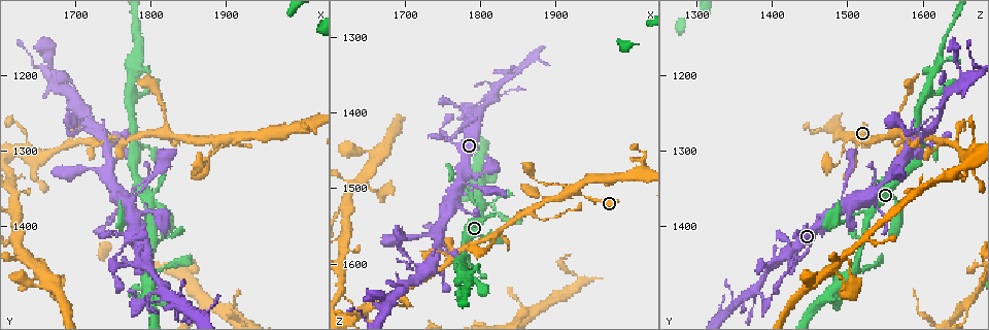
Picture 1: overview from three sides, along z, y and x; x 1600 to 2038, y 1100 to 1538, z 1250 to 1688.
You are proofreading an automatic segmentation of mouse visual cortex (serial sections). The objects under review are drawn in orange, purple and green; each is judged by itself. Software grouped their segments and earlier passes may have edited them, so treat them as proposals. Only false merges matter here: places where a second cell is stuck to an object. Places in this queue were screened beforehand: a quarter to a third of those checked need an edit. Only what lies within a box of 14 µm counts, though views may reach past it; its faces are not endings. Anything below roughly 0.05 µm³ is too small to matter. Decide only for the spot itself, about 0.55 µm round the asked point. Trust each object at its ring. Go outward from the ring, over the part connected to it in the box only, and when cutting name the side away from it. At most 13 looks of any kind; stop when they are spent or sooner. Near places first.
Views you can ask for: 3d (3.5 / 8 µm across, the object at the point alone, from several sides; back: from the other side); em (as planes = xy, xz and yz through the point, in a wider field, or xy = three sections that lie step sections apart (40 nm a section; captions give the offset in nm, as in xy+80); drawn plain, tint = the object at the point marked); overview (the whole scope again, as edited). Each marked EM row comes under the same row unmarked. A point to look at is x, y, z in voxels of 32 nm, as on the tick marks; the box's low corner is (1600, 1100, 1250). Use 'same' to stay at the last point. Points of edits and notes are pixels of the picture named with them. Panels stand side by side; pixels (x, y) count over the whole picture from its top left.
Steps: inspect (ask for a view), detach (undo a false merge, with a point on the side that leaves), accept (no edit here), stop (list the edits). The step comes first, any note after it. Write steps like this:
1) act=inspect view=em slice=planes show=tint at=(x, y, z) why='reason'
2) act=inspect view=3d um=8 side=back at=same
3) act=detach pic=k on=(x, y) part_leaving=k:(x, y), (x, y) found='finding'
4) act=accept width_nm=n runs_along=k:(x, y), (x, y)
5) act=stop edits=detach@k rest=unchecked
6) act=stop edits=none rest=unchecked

act=inspect view=3d um=8 at=(1805, 1380, 1480) why='a narrow waist'

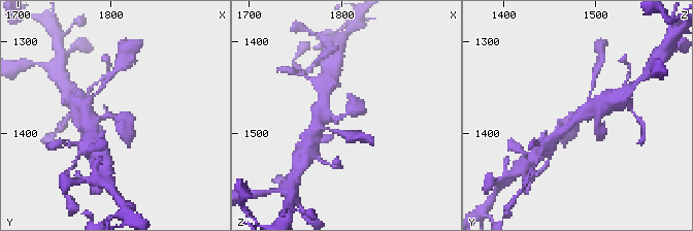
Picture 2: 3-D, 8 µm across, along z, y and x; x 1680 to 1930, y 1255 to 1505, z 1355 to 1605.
act=inspect view=em slice=xy step=1 show=tint at=(1802, 1382, 1482)

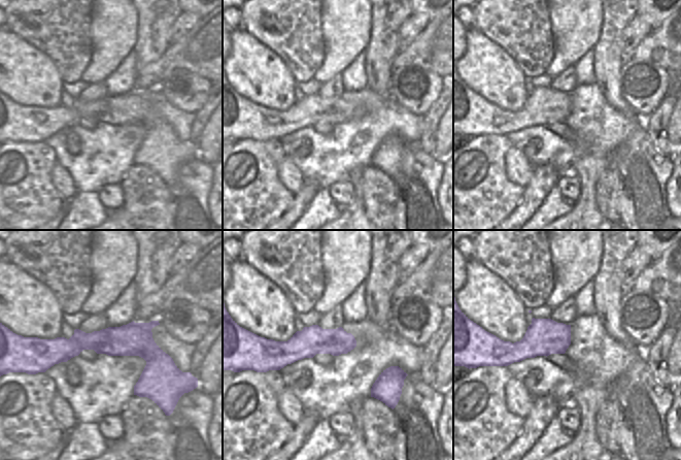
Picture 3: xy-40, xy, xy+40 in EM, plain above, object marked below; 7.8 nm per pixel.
act=accept runs_along=2:(321, 109), (340, 118), (360, 103) found='continuous, no second cell'

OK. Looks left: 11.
act=inspect view=3d um=8 at=(1795, 1495, 1390) why='a narrow waist'

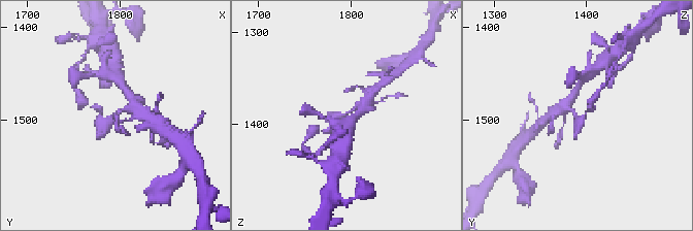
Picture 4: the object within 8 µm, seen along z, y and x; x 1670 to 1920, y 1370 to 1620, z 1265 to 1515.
act=inspect view=em slice=xy step=1 show=tint at=(1796, 1498, 1386) why='need the tissue'

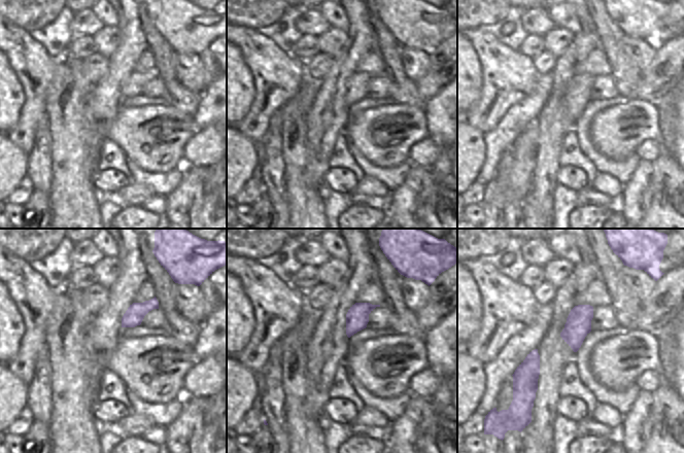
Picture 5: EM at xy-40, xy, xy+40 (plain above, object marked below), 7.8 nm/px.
act=accept runs_along=4:(365, 107), (331, 125) found='continuous, no second cell'

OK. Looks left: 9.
act=inspect view=3d um=8 side=back at=(1930, 1280, 1505) why='narrows sharply'

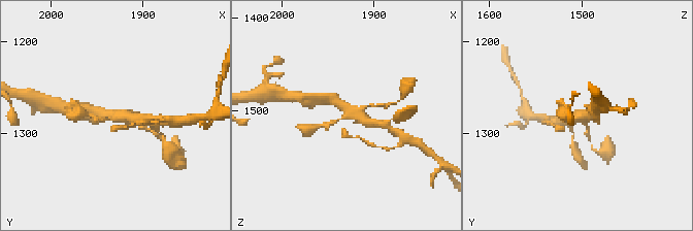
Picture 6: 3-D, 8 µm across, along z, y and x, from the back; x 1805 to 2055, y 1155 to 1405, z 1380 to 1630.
act=inspect view=em slice=xy step=5 show=tint at=(1926, 1282, 1504) arms=4 arm_widths_nm=100,150,300,350

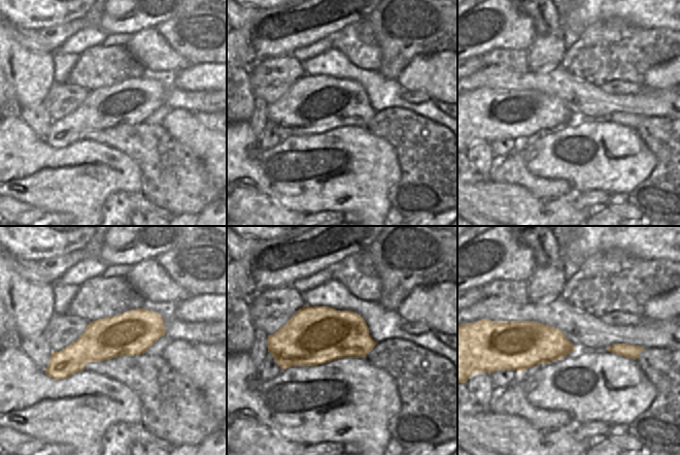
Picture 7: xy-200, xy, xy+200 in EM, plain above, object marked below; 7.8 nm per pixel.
act=accept runs_along=6:(91, 114), (144, 120) found='all the same cell'

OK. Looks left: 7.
act=inspect view=3d um=3.5 at=(1825, 1280, 1560) why='thick turns thin'

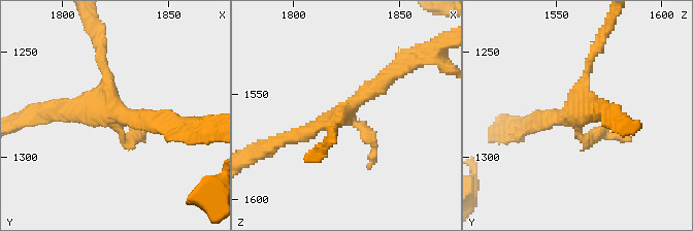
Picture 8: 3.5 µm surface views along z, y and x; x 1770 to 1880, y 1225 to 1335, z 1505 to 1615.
act=inspect view=em slice=xy step=1 show=tint at=(1824, 1280, 1558)

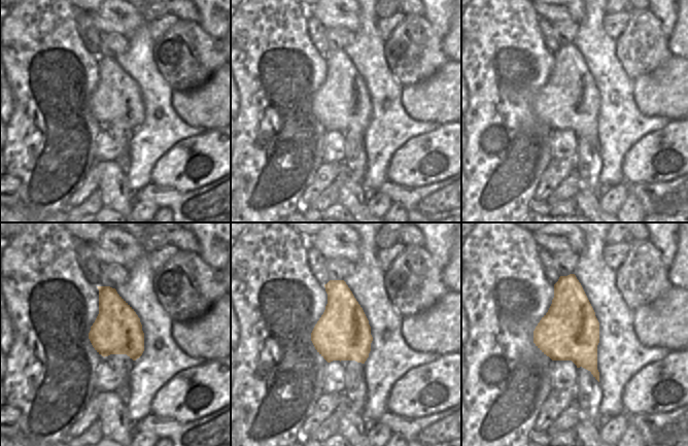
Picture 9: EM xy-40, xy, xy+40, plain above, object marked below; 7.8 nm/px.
act=accept runs_along=8:(401, 69), (341, 113), (282, 140) found='all the same cell'

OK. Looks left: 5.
act=inspect view=3d um=3.5 side=back at=(1775, 1285, 1585) why='side arm on a straight run'

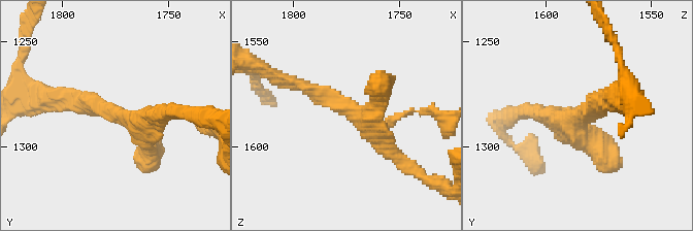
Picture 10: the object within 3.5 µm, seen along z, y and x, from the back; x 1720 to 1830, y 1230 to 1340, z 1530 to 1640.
act=inspect view=em slice=xy step=3 show=tint at=(1770, 1286, 1585)

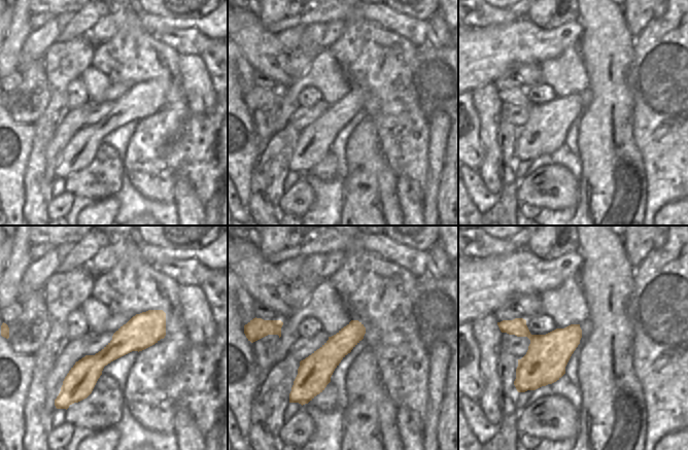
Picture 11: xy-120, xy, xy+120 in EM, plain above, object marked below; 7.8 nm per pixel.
act=accept runs_along=10:(302, 85), (347, 108), (406, 164) found='continuous, no second cell'

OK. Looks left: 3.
act=stop edits=none rest=unchecked

